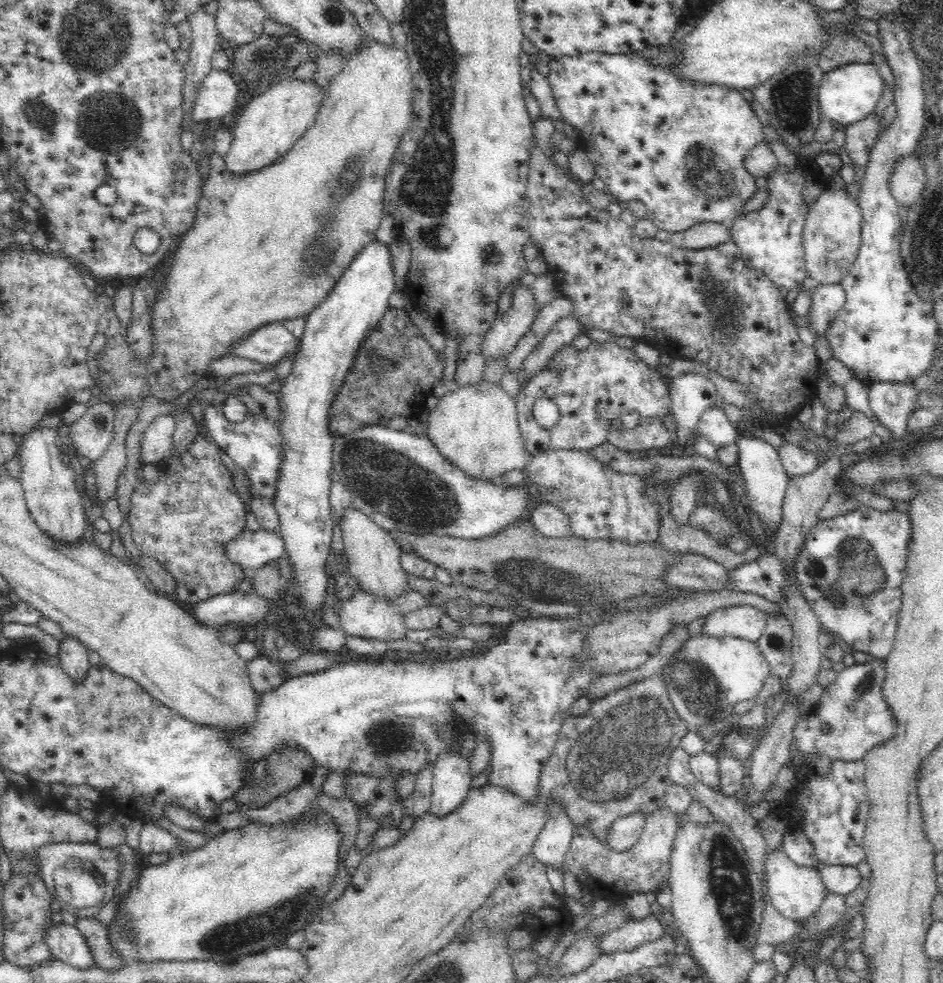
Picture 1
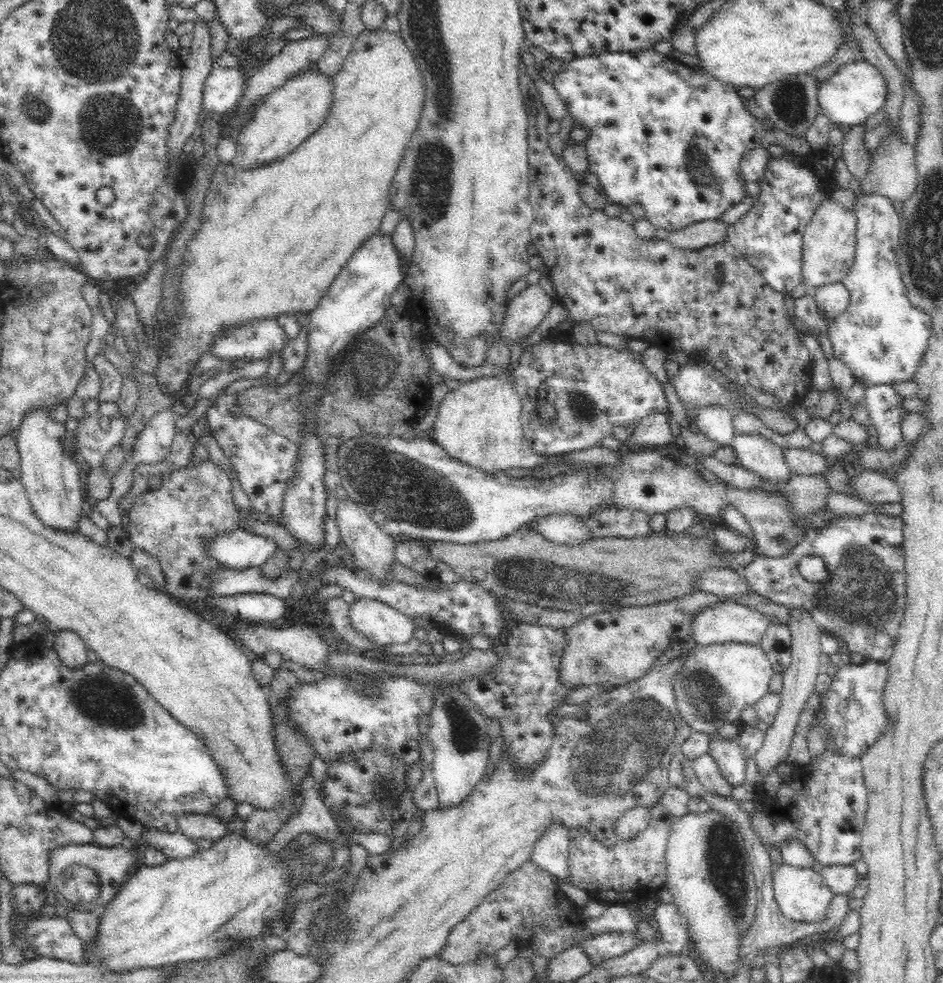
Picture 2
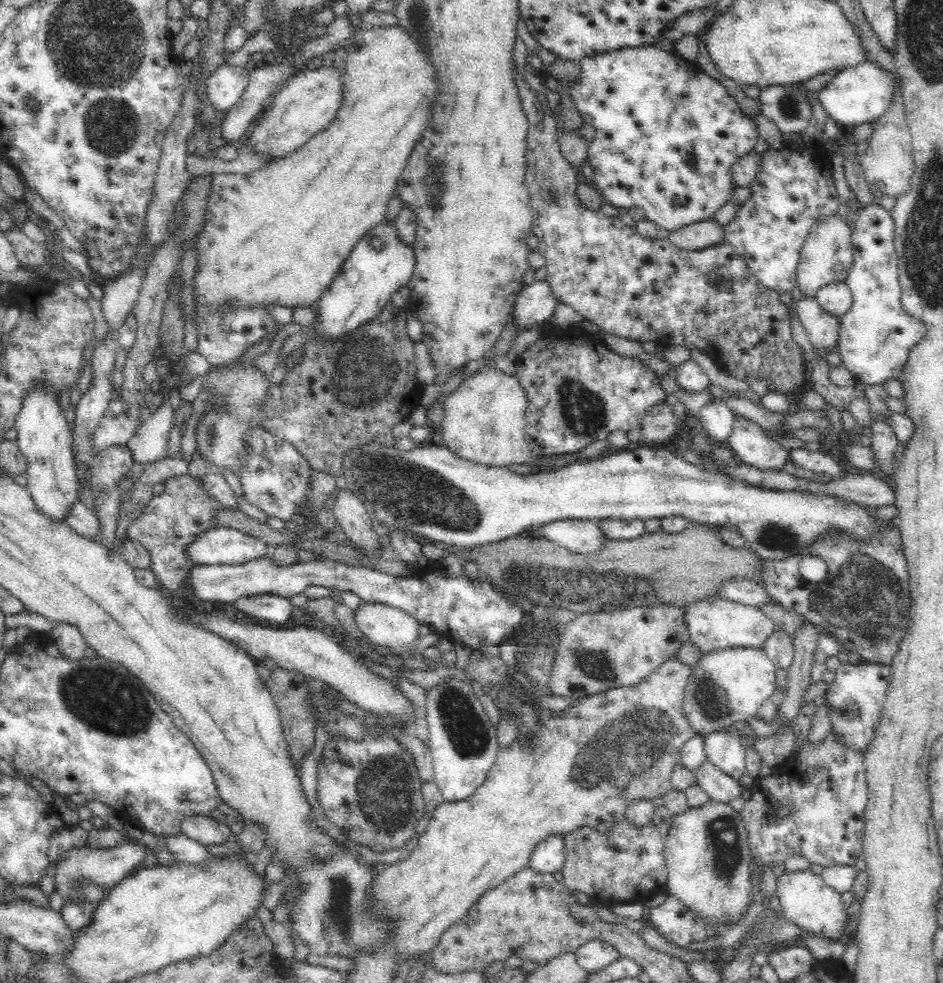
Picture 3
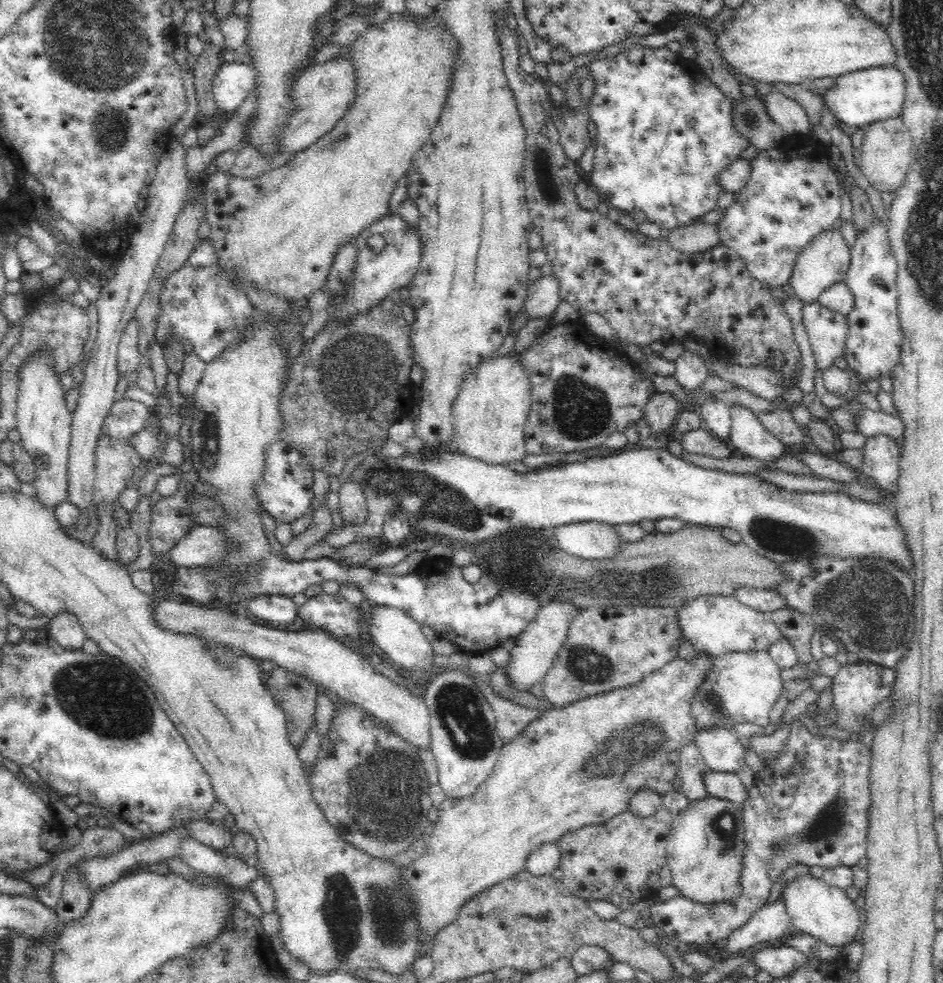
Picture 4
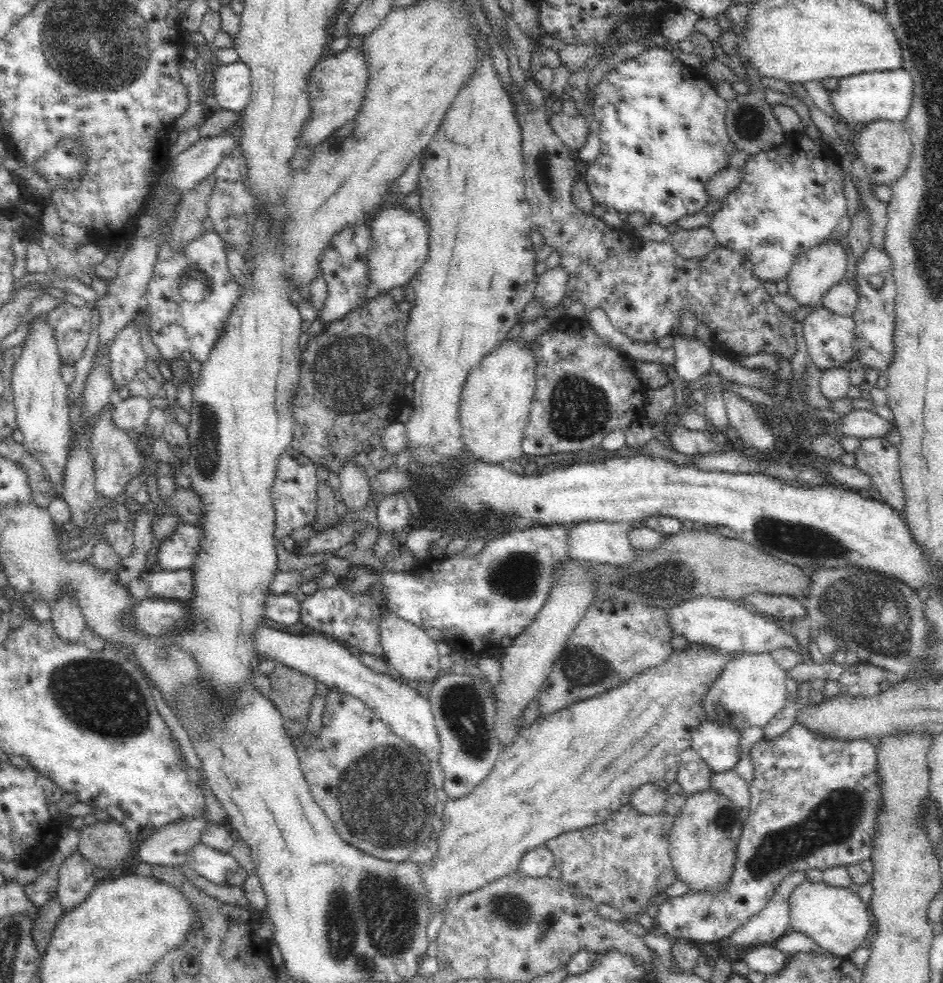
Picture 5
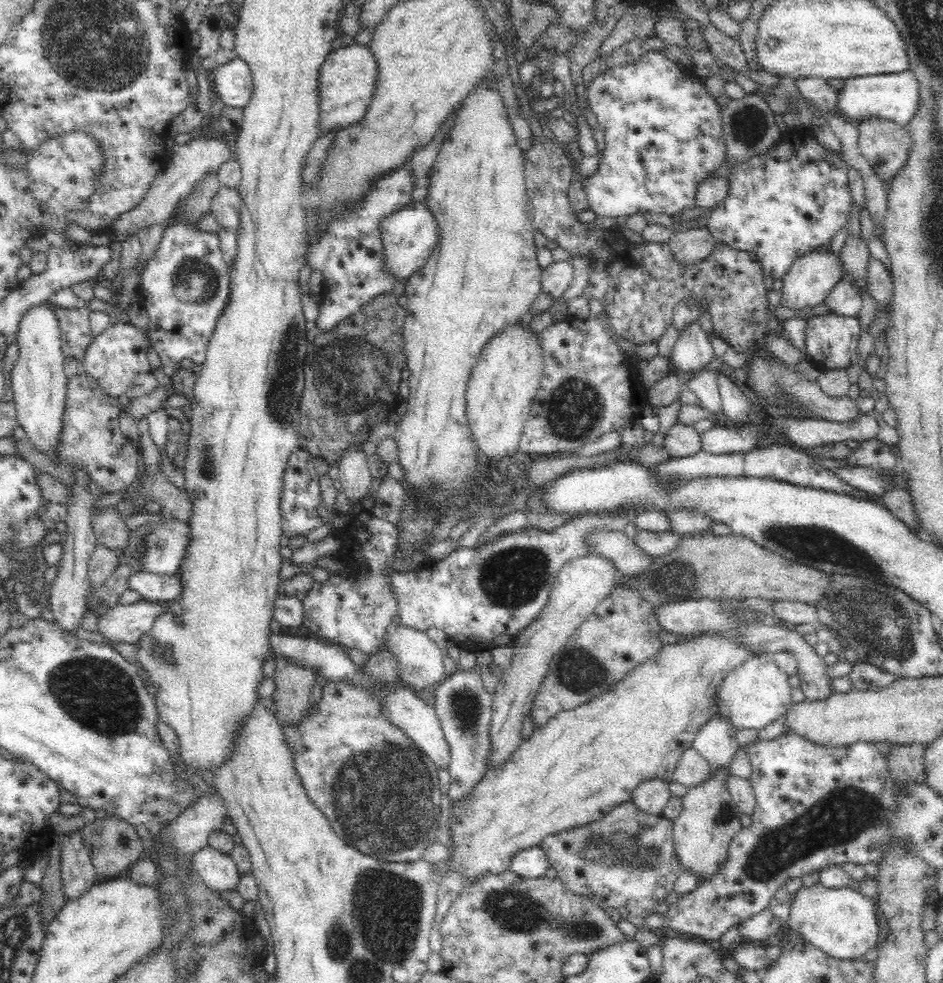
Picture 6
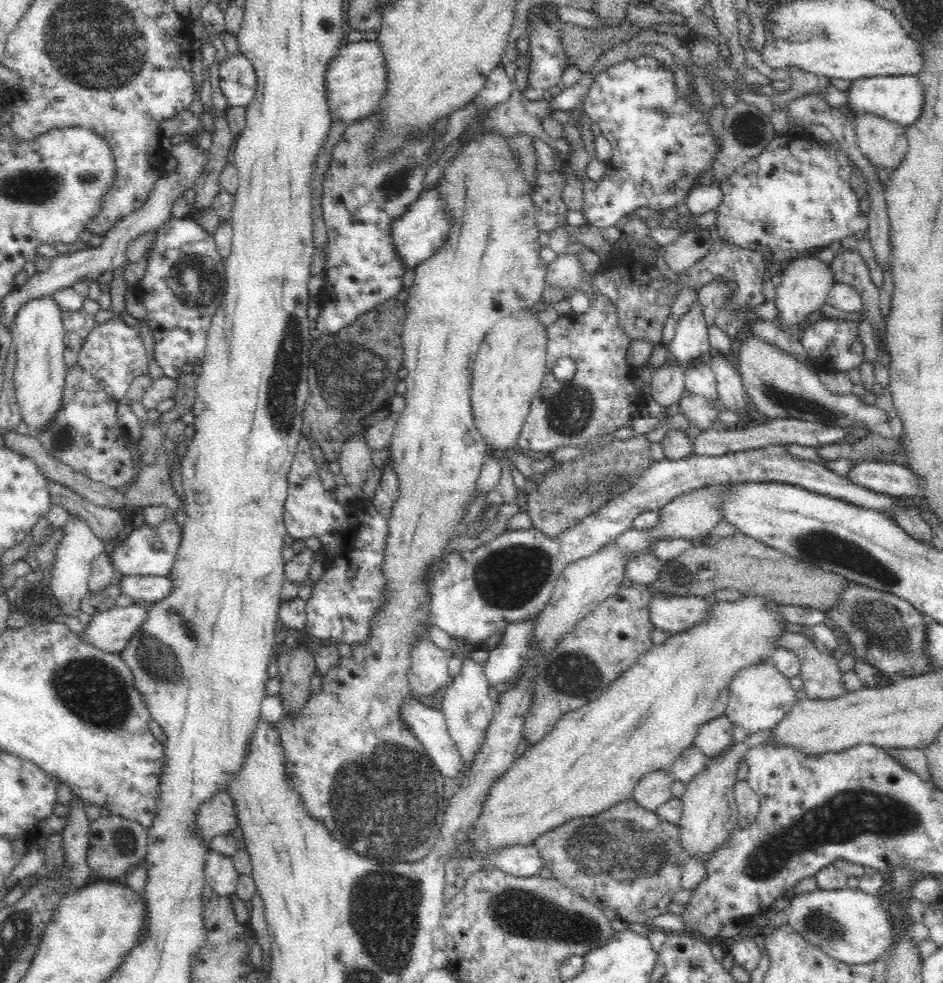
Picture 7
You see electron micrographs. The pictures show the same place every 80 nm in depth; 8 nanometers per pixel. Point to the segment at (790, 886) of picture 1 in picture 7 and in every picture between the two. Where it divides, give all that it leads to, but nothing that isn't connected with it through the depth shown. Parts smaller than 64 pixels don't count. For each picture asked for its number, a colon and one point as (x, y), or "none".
2: (800, 893)
3: (817, 908)
4: (825, 912)
5: (837, 920)
6: (842, 922)
7: (850, 926)

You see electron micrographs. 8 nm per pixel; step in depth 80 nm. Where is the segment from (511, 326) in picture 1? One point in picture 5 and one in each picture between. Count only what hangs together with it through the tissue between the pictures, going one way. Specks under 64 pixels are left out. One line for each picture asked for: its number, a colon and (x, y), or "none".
2: (525, 311)
3: (535, 304)
4: (543, 297)
5: (551, 285)

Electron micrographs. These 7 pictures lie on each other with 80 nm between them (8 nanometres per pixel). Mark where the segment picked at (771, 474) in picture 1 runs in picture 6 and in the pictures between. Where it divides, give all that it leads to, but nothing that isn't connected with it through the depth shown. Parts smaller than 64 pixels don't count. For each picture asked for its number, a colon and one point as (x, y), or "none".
2: (754, 452)
3: (750, 442)
4: (747, 434)
5: (742, 415)
6: (735, 405)

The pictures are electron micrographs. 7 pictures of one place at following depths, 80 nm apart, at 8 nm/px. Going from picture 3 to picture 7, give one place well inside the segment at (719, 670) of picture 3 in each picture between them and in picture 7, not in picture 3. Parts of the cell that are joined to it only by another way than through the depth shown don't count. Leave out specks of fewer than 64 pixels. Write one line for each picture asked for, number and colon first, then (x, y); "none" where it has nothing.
4: (742, 687)
5: (751, 689)
6: (753, 695)
7: (761, 696)

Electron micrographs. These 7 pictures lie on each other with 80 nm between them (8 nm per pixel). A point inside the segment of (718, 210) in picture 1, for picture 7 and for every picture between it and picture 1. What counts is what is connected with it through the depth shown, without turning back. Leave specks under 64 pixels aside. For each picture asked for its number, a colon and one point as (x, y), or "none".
2: (667, 136)
3: (667, 133)
4: (665, 132)
5: (662, 129)
6: (663, 131)
7: (660, 143)

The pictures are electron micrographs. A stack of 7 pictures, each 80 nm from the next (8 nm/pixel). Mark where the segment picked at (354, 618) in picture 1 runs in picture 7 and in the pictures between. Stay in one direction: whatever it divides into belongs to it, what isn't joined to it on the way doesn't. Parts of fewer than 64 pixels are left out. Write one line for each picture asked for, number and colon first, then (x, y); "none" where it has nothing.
2: (380, 623)
3: (390, 627)
4: (393, 632)
5: (406, 648)
6: (421, 665)
7: (428, 672)

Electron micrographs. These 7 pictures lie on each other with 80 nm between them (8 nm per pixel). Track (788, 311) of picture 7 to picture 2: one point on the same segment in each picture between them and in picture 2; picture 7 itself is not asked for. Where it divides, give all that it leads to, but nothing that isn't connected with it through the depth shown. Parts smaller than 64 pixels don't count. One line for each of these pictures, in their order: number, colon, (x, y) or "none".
2: (828, 251)
3: (826, 257)
4: (825, 261)
5: (813, 274)
6: (810, 278)

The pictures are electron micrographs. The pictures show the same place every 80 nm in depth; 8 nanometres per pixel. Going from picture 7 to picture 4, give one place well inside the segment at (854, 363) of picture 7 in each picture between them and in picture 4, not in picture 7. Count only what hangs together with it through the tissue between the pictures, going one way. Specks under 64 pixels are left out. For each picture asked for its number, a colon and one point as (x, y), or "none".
4: (827, 331)
5: (830, 337)
6: (831, 341)

